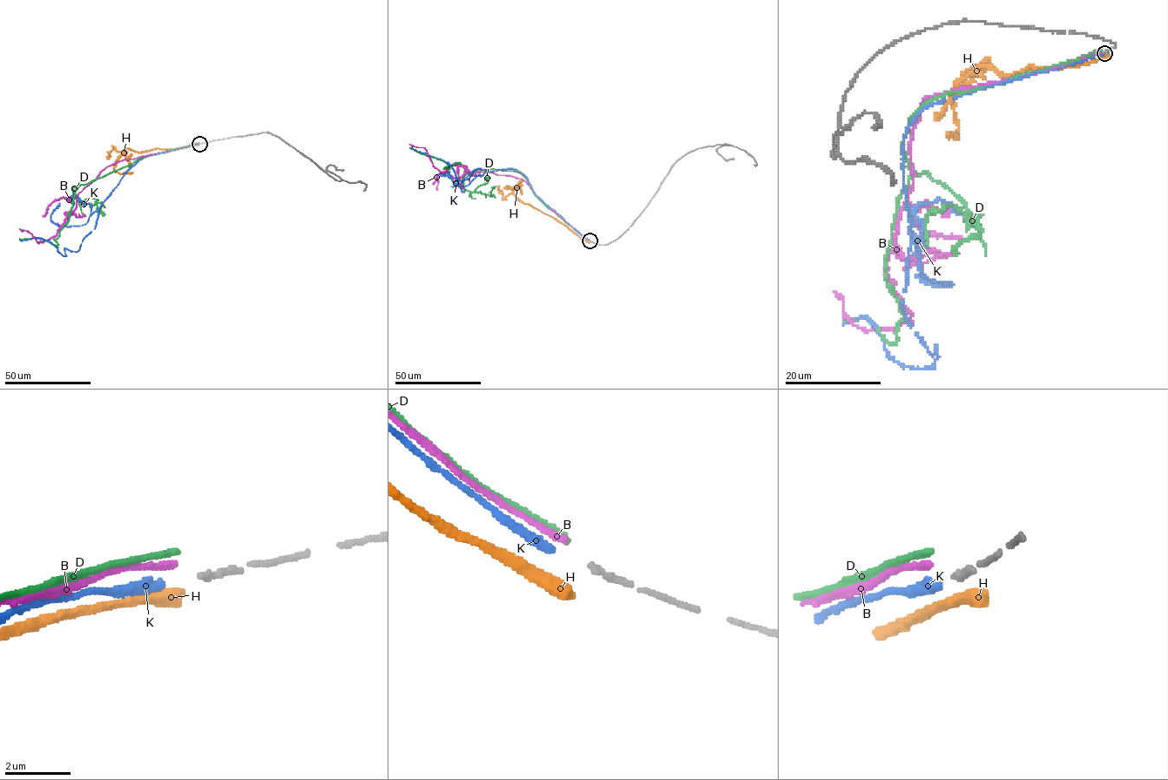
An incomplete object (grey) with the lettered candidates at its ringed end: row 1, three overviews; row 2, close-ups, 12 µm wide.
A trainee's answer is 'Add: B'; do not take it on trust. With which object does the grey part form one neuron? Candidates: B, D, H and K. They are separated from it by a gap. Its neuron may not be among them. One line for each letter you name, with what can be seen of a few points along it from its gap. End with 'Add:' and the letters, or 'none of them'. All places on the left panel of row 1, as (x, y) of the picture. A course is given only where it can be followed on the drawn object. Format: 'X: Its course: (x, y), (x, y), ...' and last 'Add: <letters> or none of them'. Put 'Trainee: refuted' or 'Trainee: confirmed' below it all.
K: Its course: (198, 144), (145, 157), (127, 170), (77, 251), (64, 248), (65, 256), (41, 238), (21, 240)
Add: K
Trainee: refuted

